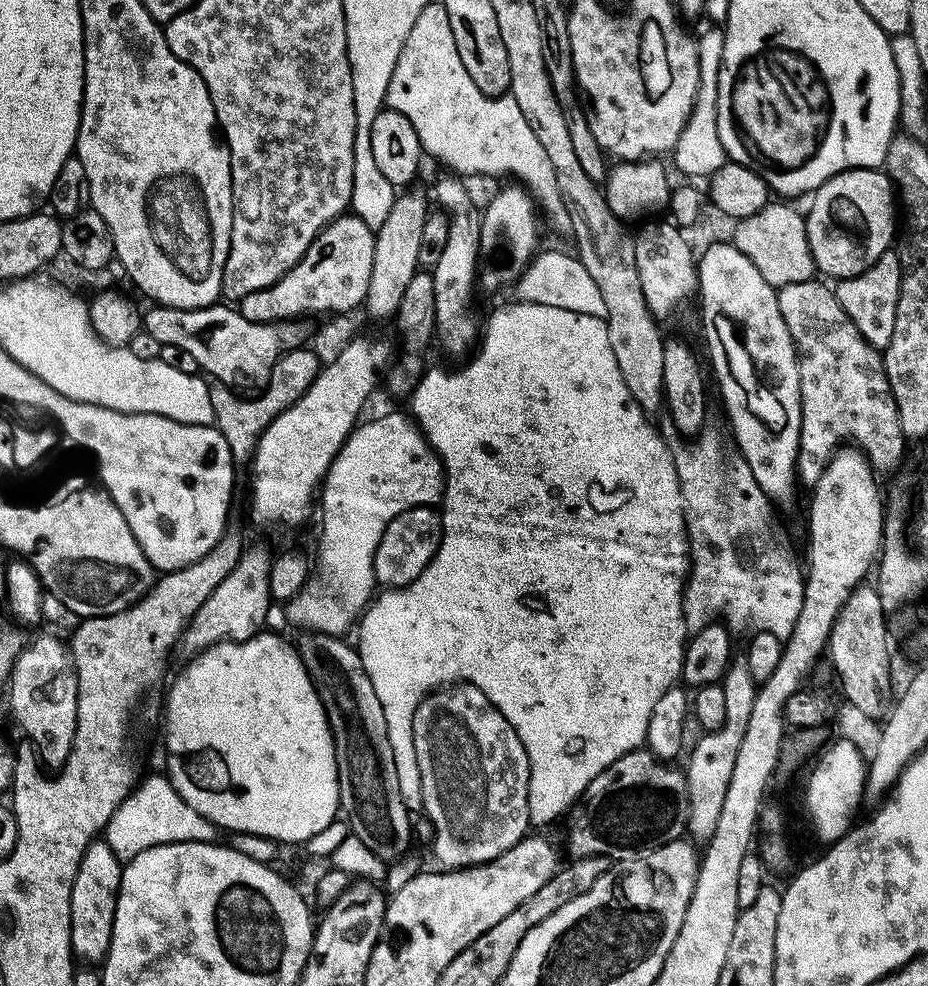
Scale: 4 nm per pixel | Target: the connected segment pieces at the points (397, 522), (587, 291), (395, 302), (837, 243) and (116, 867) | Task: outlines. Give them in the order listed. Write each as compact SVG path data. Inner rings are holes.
M435 507L411 508L398 514L398 518L394 518L390 526L386 526L382 542L378 544L378 550L374 554L377 585L381 589L391 590L404 588L410 582L414 582L414 578L418 578L434 558L441 539L440 514Z
M537 251L524 271L519 273L516 292L525 304L538 306L558 306L558 310L574 310L574 314L590 314L594 318L604 320L606 302L602 298L602 290L598 290L594 278L590 278L590 270L575 255L568 252Z
M397 195L394 206L386 222L382 224L376 232L376 250L374 252L374 270L372 271L372 283L378 286L378 291L373 290L368 293L366 301L366 309L372 316L388 316L395 317L396 312L400 309L403 295L406 294L406 288L410 286L410 278L414 278L414 274L420 268L419 251L422 250L422 232L426 226L430 215L430 207L420 196L404 196Z
M854 168L840 172L834 178L828 179L822 187L816 189L811 200L810 210L809 212L807 210L805 215L807 238L815 269L821 275L830 276L834 278L833 280L839 281L856 279L868 270L882 254L891 249L896 216L898 220L898 204L894 185L885 171Z
M93 840L80 863L70 894L72 954L77 961L85 960L85 965L103 965L108 957L114 930L114 910L123 873L122 861L114 854L107 840Z

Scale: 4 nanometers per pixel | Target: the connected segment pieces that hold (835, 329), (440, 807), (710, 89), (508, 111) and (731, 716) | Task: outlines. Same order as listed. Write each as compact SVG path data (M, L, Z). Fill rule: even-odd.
M813 278L804 282L794 282L793 285L786 285L777 291L778 306L782 310L782 318L786 322L786 326L792 335L792 341L796 344L796 355L800 357L800 397L802 398L802 430L800 431L800 458L798 461L798 476L801 481L804 480L808 486L815 485L816 479L824 473L826 461L831 457L832 453L841 447L842 442L848 442L853 436L855 447L859 448L868 458L868 463L872 465L877 473L892 472L900 464L900 459L904 456L904 444L906 445L906 437L900 419L898 418L898 410L896 403L892 397L890 390L890 382L884 373L884 357L872 345L865 342L863 336L860 335L858 326L854 326L854 322L850 318L850 314L846 314L846 310L842 308L838 302L835 291L831 287L827 288L823 284L825 281L820 278Z
M461 682L428 693L414 714L410 739L412 752L416 755L416 772L420 775L420 800L436 831L432 836L432 852L441 869L457 870L489 864L529 835L530 758L514 726L506 722L482 690Z
M712 26L709 32L699 33L700 46L700 78L699 94L696 95L696 105L674 149L676 168L688 176L711 177L719 170L726 157L724 147L718 136L718 122L716 121L716 103L718 102L718 74L722 66L722 50L724 49L724 30L720 26Z
M429 2L422 10L422 14L418 14L418 22L414 22L414 30L410 30L410 38L406 38L406 46L402 46L402 54L398 54L398 66L394 66L394 74L392 81L388 87L387 107L392 108L395 112L406 114L406 118L410 118L410 122L414 126L414 130L420 139L420 147L425 153L428 152L432 156L437 156L444 163L449 164L453 173L459 174L461 177L468 176L517 176L517 181L522 182L523 187L532 193L533 197L538 201L539 207L544 208L552 215L552 220L560 228L568 228L570 224L570 209L564 202L564 195L560 192L558 178L554 166L550 162L549 155L542 148L542 142L538 142L538 134L534 134L534 130L530 126L530 122L526 118L526 114L522 114L522 110L518 106L518 102L511 94L504 96L487 96L482 90L475 85L471 75L467 73L466 66L462 64L462 57L458 54L458 42L454 40L454 32L450 26L450 18L447 16L447 10L444 9L443 3Z
M729 663L724 674L722 687L725 692L726 716L722 730L704 735L702 742L691 749L686 767L686 795L688 797L689 833L711 838L718 826L718 816L722 814L722 802L726 799L726 790L730 787L730 778L734 774L734 758L738 758L738 746L746 734L746 722L750 718L750 710L754 706L754 698L758 687L753 680L747 663Z

